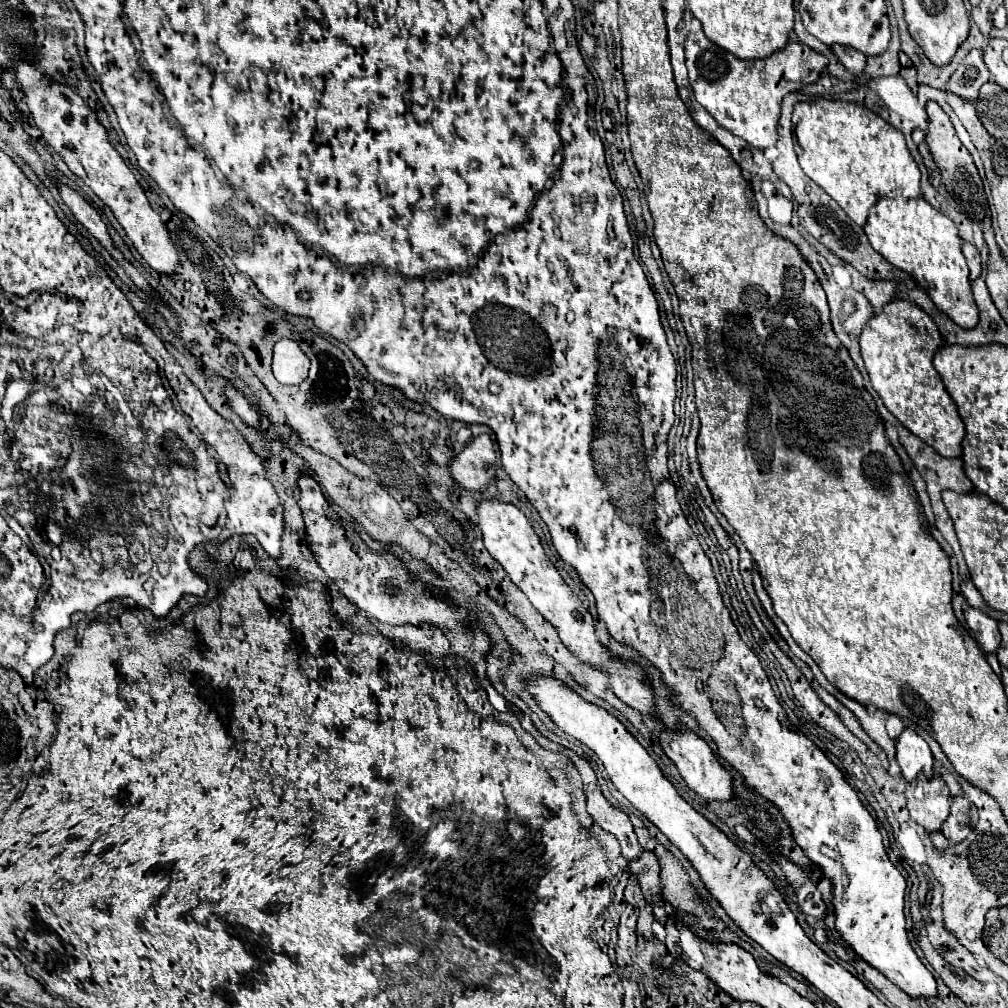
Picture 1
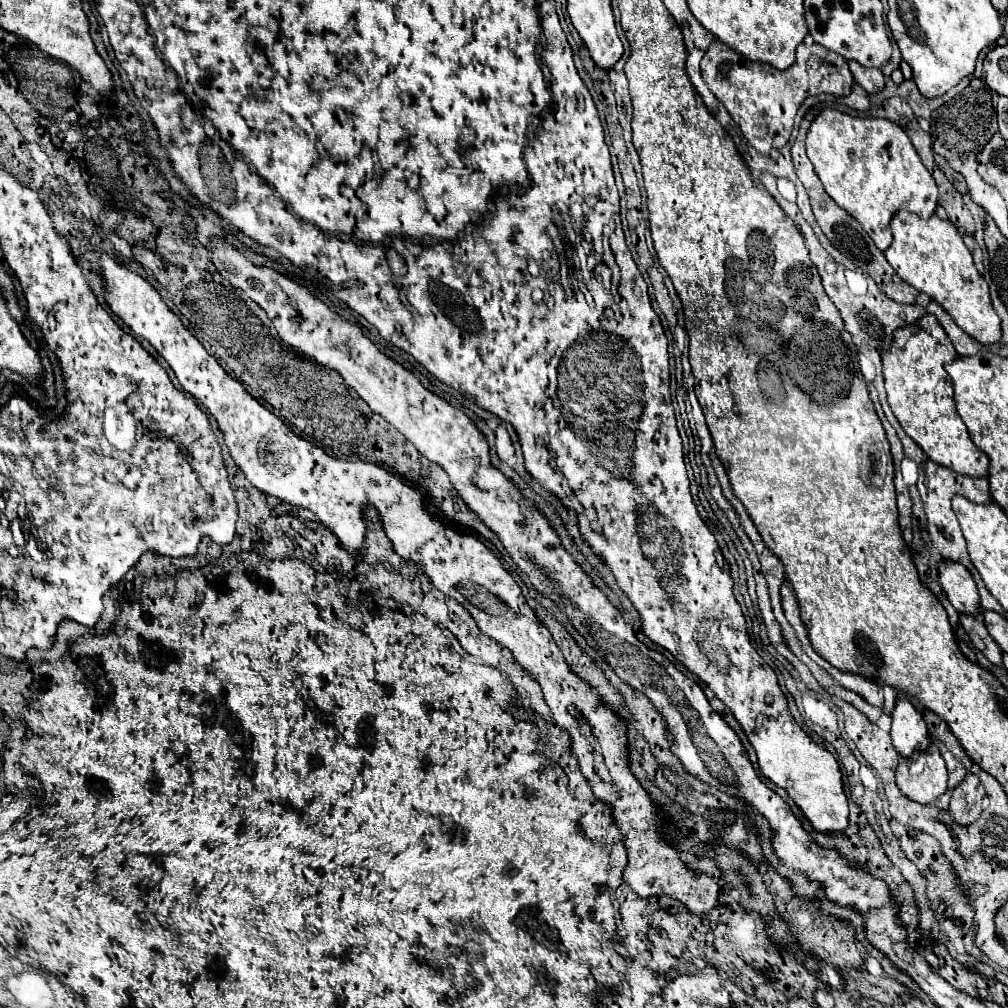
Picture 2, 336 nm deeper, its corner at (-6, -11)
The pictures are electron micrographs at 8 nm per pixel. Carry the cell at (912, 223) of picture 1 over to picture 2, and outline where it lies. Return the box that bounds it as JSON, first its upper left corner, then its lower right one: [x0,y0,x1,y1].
[885,211,1001,345]

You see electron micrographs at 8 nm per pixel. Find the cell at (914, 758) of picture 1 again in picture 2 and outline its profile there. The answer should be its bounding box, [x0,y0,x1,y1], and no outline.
[891,693,929,757]

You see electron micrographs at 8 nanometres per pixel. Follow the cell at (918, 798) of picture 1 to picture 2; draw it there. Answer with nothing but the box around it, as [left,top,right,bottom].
[895,743,947,803]

